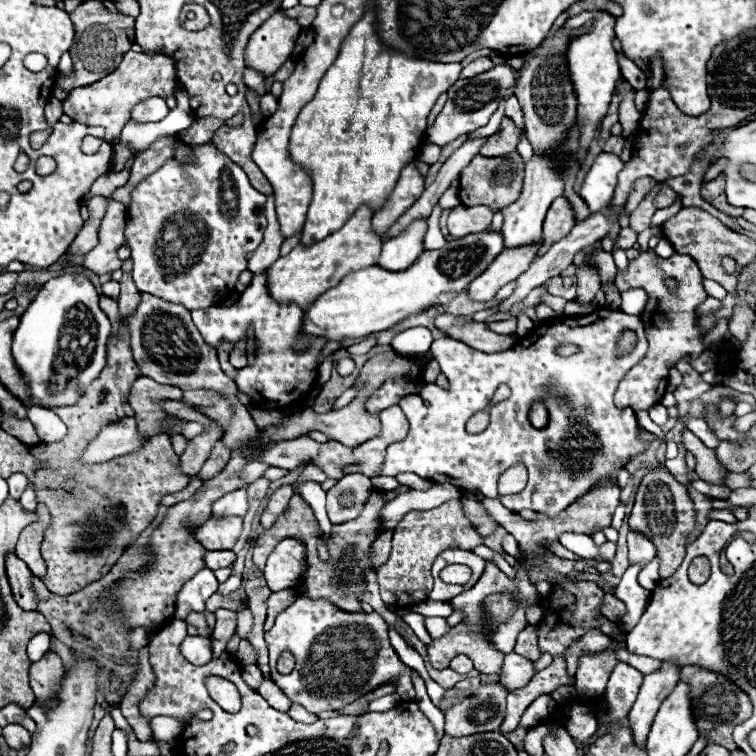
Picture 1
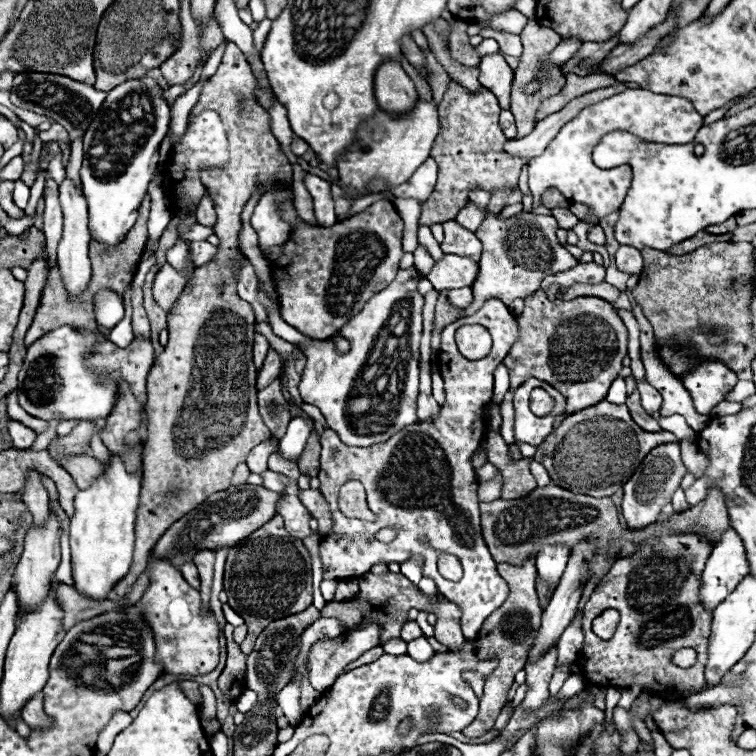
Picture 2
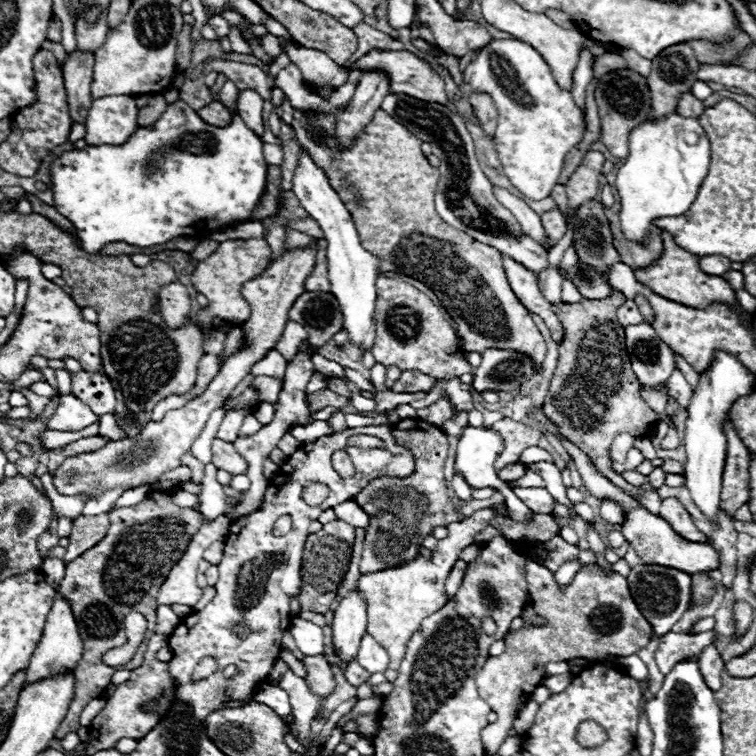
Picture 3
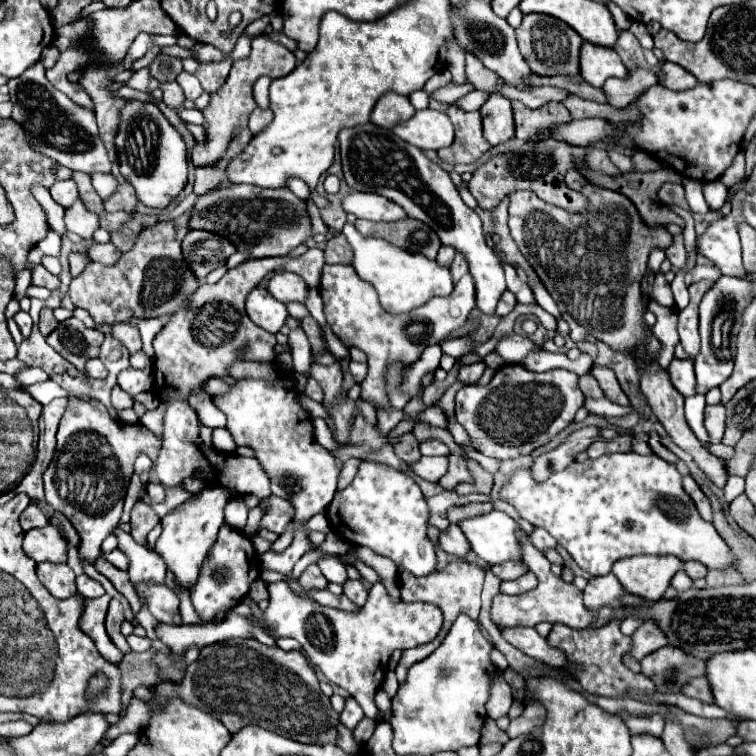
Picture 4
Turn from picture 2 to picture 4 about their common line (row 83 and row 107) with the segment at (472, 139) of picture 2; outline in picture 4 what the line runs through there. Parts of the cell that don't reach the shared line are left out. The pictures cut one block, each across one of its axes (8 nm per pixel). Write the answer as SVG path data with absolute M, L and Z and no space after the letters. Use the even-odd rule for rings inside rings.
M452 104L446 114L456 128L456 138L452 146L438 150L440 160L448 164L472 164L490 150L490 144L486 144L482 136L480 112L464 112Z

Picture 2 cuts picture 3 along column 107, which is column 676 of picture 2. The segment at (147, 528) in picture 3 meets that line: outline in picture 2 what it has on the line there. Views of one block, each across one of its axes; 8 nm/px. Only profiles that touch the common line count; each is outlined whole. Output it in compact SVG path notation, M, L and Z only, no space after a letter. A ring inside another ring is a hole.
M662 532L658 538L646 540L644 544L640 544L630 558L616 560L610 572L594 588L582 616L584 646L576 662L582 670L582 676L590 680L586 684L598 684L602 688L630 688L634 684L640 684L644 690L652 694L662 694L676 686L696 688L696 690L704 686L704 664L708 654L708 632L712 624L712 612L704 610L698 598L698 586L700 586L700 576L710 552L712 552L712 544L702 536ZM608 608L614 608L620 612L620 622L616 626L614 636L610 640L602 640L592 632L592 620ZM680 648L694 648L698 652L696 664L690 666L688 670L672 662L674 652Z

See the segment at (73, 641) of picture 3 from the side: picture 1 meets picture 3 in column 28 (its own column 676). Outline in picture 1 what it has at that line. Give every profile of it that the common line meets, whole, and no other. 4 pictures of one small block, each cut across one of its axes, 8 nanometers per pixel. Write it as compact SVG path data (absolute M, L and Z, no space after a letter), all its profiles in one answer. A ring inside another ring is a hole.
M662 662L660 670L644 676L638 698L628 714L630 728L634 730L634 738L636 738L638 746L646 744L646 736L650 732L652 720L654 720L660 704L668 698L672 688L678 684L680 670L682 668L674 662Z

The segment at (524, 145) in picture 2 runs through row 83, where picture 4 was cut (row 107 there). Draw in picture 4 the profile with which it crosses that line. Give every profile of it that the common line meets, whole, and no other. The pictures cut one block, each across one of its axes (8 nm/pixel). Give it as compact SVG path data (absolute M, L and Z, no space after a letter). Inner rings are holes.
M636 70L636 74L628 74L626 80L620 78L608 78L608 82L602 86L608 94L608 104L614 108L626 108L640 92L652 88L658 84L658 76L648 70Z

